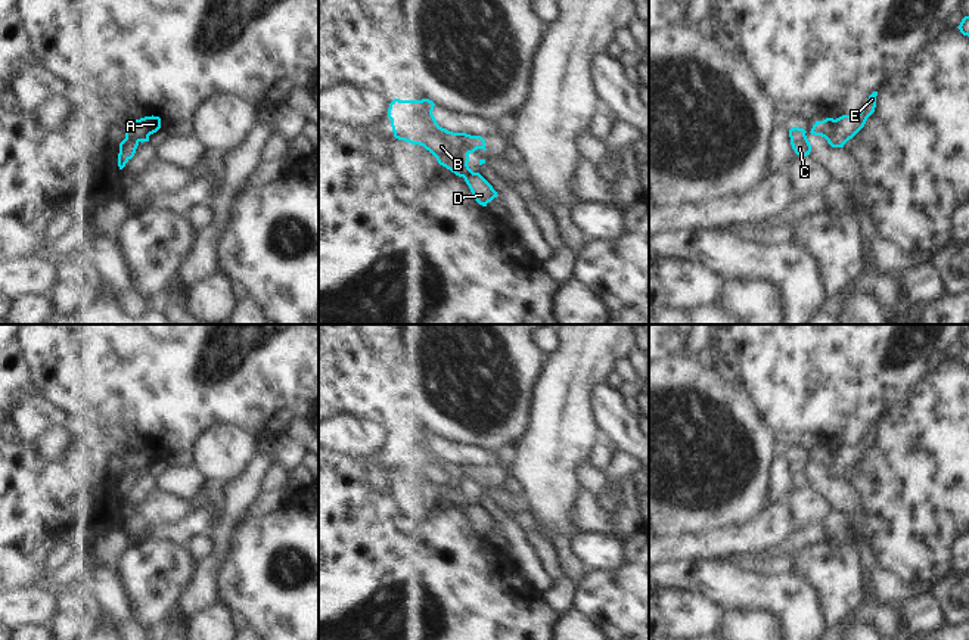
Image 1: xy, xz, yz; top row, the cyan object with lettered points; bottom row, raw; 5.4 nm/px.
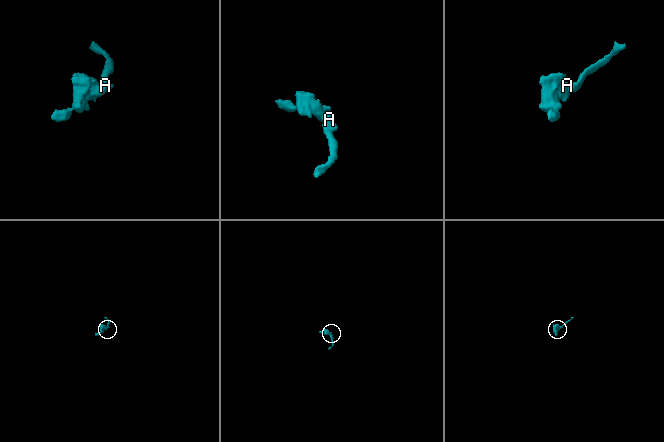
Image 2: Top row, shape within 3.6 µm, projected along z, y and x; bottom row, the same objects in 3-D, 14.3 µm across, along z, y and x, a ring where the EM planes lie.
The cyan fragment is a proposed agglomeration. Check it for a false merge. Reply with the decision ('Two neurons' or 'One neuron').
Two neurons.

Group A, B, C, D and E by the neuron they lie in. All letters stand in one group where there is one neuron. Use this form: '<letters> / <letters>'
A B C / D E

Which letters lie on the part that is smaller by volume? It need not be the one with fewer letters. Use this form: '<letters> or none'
D, E

